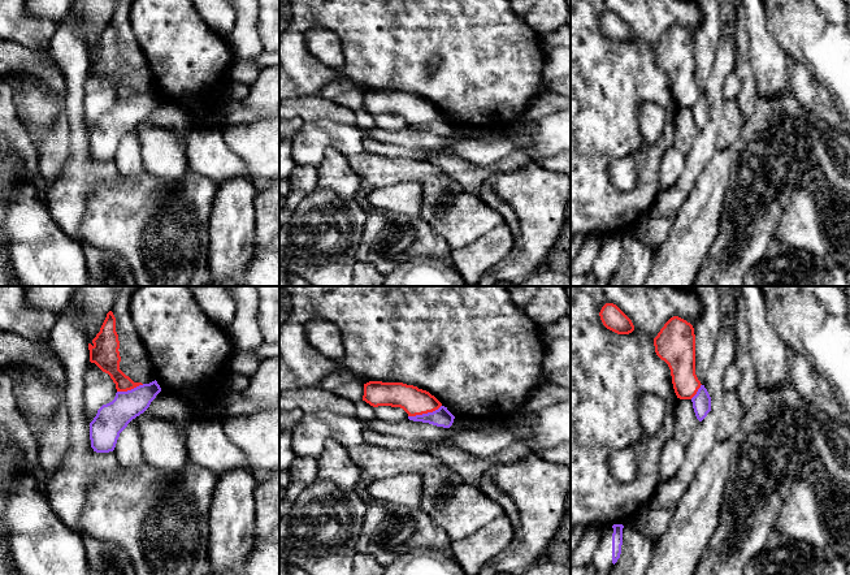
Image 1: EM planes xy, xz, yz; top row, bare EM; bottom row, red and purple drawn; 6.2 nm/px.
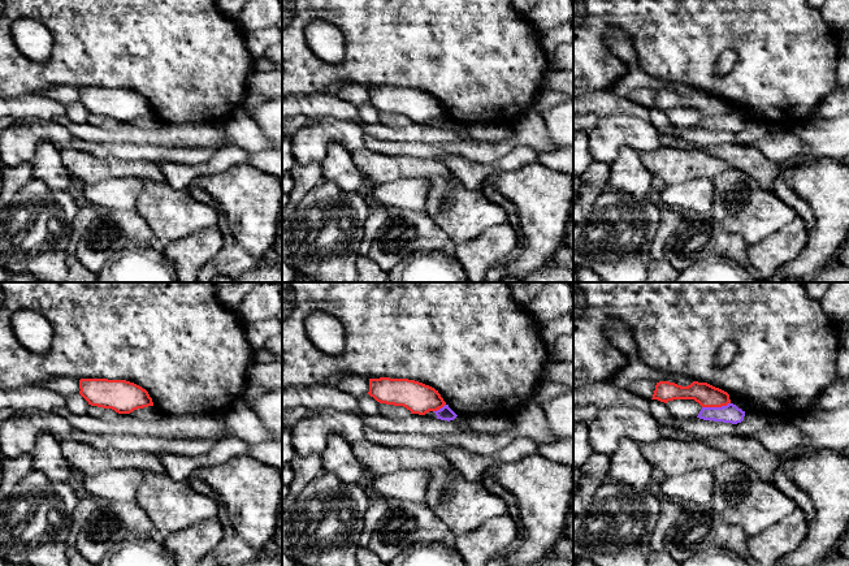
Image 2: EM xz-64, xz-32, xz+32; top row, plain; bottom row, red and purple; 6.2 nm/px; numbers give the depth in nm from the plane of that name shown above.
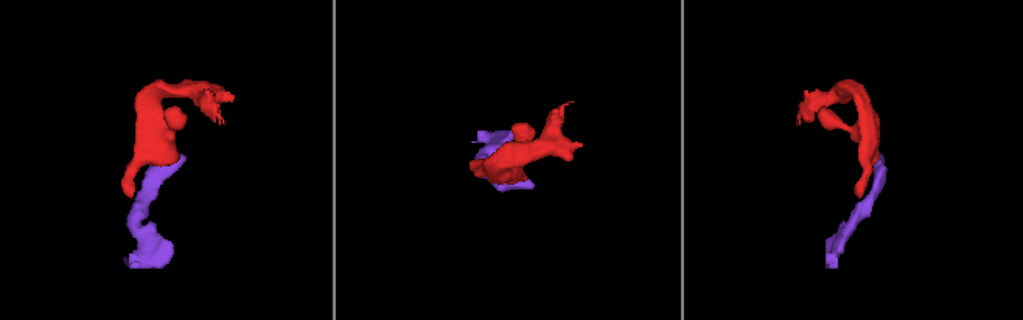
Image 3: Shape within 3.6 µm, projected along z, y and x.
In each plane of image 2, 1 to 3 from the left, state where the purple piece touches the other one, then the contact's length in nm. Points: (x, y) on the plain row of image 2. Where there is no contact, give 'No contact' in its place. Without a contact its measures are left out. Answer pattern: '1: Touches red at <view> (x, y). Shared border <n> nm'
1: No contact
2: Touches red at xz-32 (438, 117). Shared border 90 nm
3: Touches red at xz+32 (715, 115). Shared border 180 nm

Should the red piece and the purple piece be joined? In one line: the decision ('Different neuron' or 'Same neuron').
Different neuron

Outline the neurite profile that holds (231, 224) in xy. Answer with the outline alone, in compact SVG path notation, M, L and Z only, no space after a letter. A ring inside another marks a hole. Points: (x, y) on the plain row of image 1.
M230 178L218 185L209 217L208 264L212 284L226 278L244 281L256 251L252 178Z

